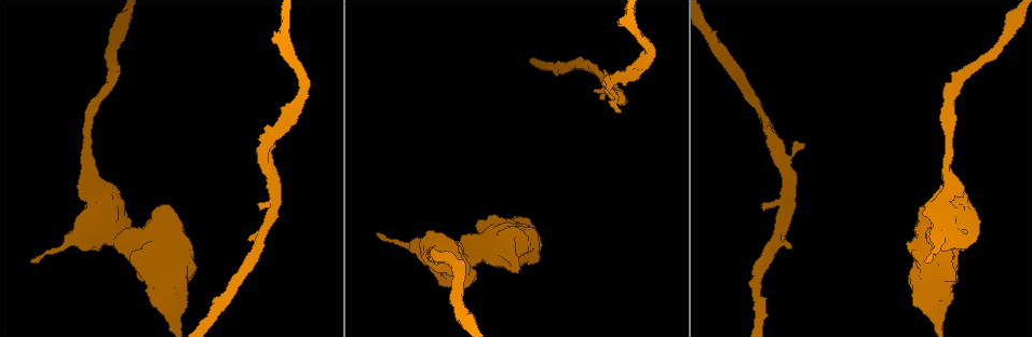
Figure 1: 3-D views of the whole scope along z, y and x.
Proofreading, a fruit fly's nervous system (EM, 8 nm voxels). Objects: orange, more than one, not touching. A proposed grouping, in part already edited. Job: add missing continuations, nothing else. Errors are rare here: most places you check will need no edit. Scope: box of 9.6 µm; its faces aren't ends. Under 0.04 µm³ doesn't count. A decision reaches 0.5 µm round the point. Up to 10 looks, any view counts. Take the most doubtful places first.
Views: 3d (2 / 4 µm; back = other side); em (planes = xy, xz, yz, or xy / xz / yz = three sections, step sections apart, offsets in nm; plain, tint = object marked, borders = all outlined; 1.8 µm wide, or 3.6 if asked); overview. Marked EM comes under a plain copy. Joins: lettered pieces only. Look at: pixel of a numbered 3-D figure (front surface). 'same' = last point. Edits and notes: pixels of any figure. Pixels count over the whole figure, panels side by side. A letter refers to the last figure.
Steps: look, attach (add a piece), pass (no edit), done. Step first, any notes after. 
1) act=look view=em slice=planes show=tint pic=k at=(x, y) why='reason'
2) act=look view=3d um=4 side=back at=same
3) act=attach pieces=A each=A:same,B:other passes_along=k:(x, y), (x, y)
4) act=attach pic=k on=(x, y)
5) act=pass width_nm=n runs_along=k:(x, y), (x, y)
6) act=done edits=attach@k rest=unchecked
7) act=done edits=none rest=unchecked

act=look view=3d um=4 side=back pic=1 at=(138, 243) why='sudden change in width'

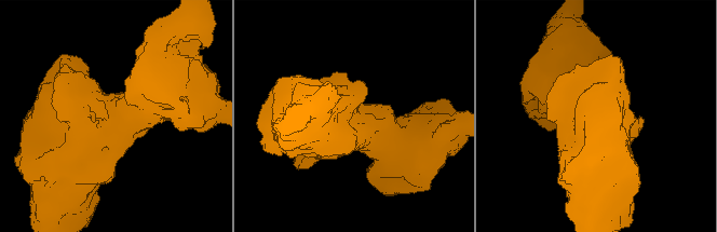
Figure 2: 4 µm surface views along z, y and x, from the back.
act=look view=em slice=planes show=tint pic=2 at=(353, 123)

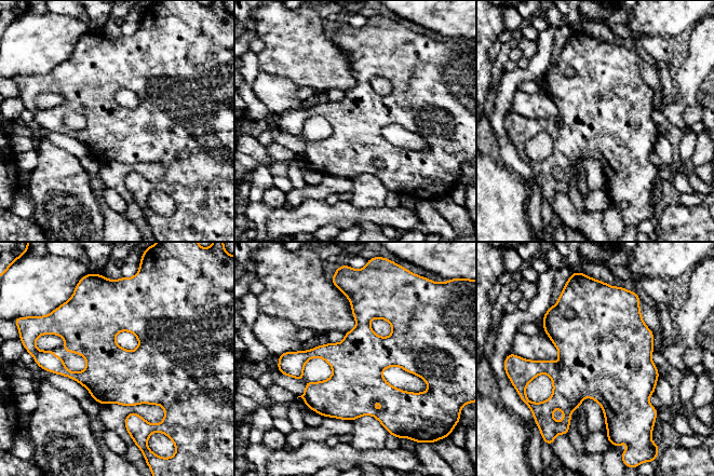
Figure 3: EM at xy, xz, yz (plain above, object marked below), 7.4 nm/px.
act=look view=em slice=planes show=borders at=same

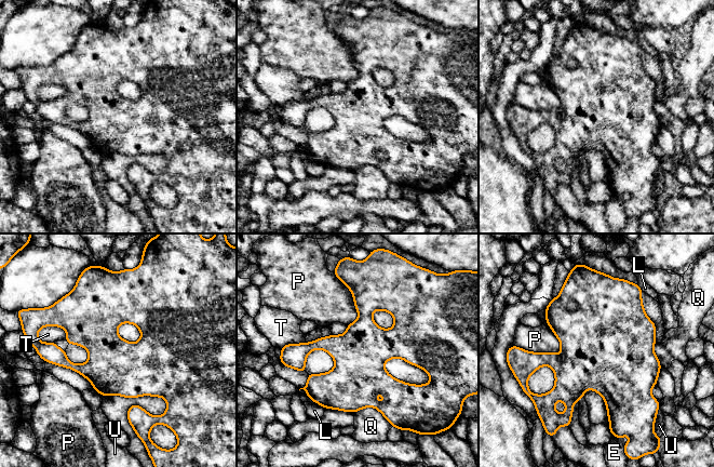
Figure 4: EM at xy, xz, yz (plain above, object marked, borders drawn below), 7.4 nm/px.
act=pass width_nm=400 each=E:other,L:other,P:other,Q:other,T:other,U:other border=4:(525, 349), (556, 352), (564, 359) found='none of them fits'

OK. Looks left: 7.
act=look view=em um=3.6 slice=planes show=borders pic=1 at=(94, 187) why='thick turns thin'

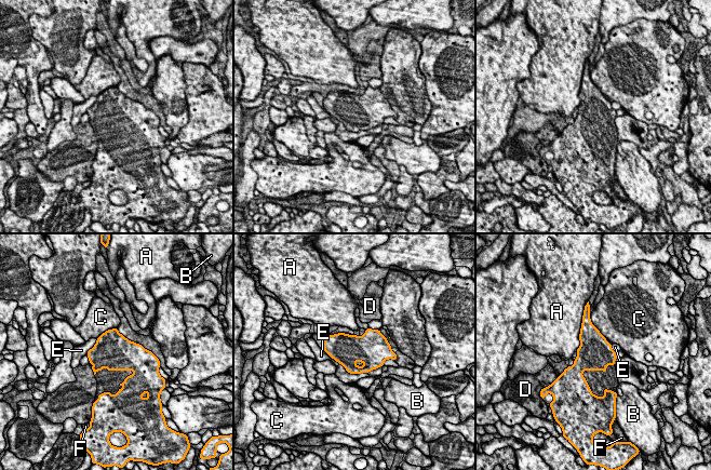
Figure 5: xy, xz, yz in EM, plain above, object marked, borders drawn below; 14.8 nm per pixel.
act=pass each=A:other,B:other,C:other,D:other,E:other,F:other border=5:(97, 338), (96, 343), (85, 354) found='none of them fits'

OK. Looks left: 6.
act=look view=3d um=4 pic=1 at=(612, 105) why='branch stops here'

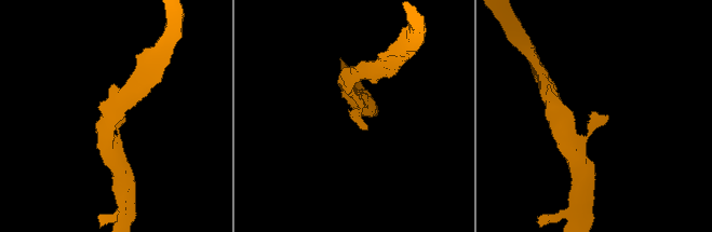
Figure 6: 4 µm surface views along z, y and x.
act=look view=em um=3.6 slice=xy step=4 show=borders pic=6 at=(594, 113)

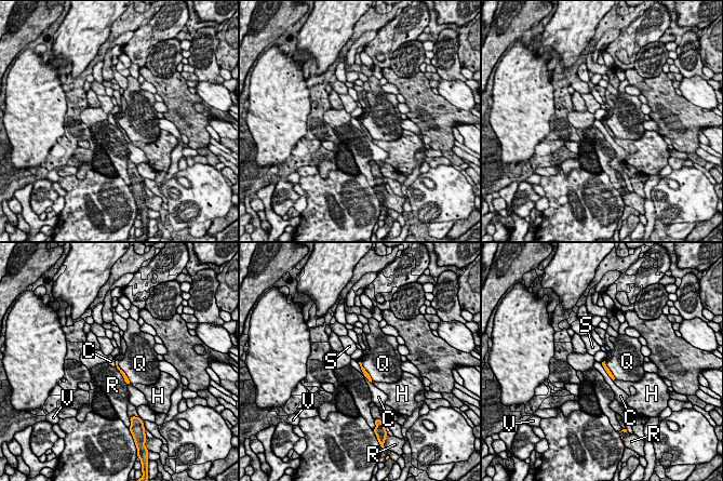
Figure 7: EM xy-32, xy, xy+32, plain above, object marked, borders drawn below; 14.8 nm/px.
act=pass each=C:other,H:other,Q:other,R:other,S:other,V:other border=7:(357, 361), (363, 375), (371, 383) found='no lettered piece goes on from it'

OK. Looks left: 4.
act=look view=em slice=planes show=borders pic=1 at=(603, 72) why='an open end'

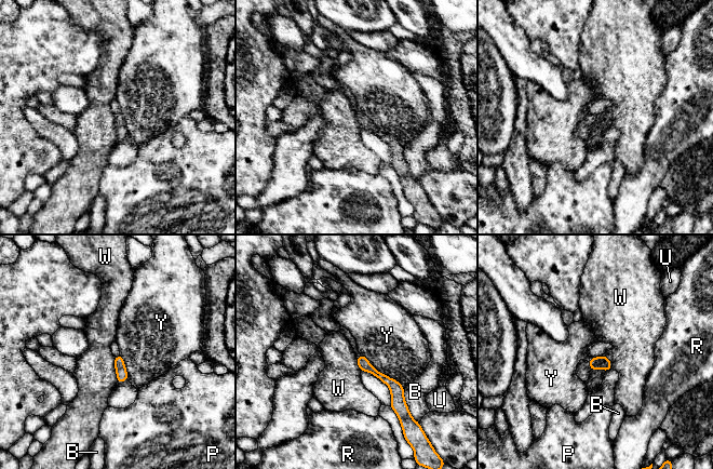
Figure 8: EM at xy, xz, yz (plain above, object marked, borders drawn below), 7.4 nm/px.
act=pass each=B:other,P:other,R:other,U:other,W:other,Y:other found='no lettered piece goes on from it'

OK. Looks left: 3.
act=done edits=none rest=unchecked

